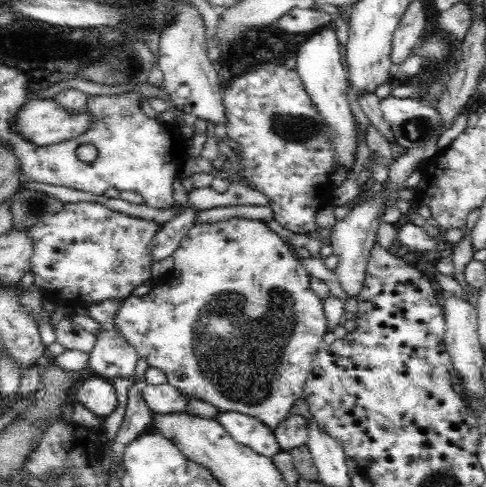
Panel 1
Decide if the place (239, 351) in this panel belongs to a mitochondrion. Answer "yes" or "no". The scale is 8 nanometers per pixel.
yes

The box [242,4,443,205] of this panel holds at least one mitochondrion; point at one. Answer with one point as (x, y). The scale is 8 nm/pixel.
(299, 128)

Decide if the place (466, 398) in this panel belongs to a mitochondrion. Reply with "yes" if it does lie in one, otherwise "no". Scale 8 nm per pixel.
no

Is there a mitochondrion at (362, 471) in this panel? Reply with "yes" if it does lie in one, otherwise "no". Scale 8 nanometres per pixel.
no

